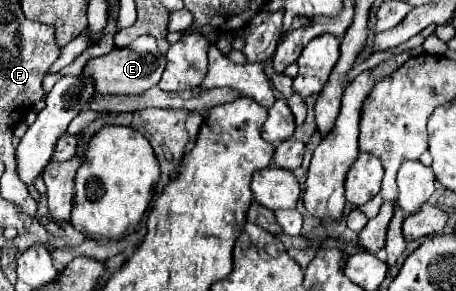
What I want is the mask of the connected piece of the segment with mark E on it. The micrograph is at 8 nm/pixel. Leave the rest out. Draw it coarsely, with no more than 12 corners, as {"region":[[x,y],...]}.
{"region":[[153,36],[91,58],[99,94],[143,94],[167,58]]}

